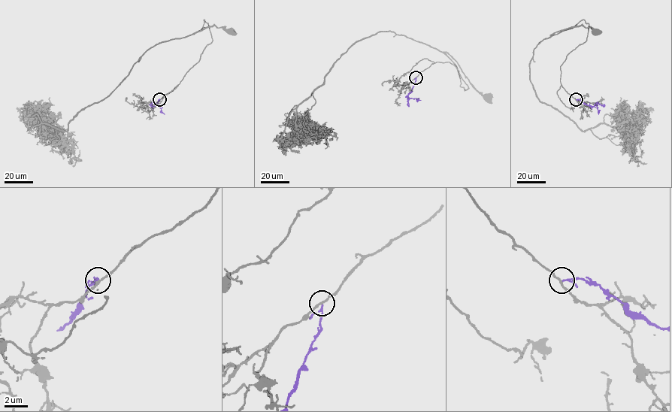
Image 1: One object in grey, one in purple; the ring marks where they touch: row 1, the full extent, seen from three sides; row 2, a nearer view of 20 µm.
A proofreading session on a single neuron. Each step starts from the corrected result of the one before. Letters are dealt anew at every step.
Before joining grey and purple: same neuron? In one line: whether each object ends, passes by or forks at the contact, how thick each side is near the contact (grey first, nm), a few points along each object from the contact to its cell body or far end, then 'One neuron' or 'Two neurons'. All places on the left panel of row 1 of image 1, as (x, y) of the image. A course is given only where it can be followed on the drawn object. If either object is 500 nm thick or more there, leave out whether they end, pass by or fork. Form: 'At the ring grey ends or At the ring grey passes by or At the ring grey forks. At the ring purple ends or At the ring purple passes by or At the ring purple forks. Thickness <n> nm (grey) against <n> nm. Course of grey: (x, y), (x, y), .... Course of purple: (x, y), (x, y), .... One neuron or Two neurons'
At the ring grey passes by. At the ring purple passes by. Thickness 160 nm (grey) against 100 nm. Course of grey: (159, 99), (180, 82), (212, 41), (208, 23), (204, 20), (203, 28), (189, 35), (213, 25), (230, 32). Course of purple: (159, 99), (155, 105), (151, 106), (150, 104), (156, 103), (164, 114). One neuron

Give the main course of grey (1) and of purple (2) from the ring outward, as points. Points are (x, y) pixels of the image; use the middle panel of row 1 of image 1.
1: (416, 77), (436, 62), (449, 62), (467, 89), (460, 86), (456, 65), (447, 53), (486, 97)
2: (416, 77), (407, 97), (421, 100)

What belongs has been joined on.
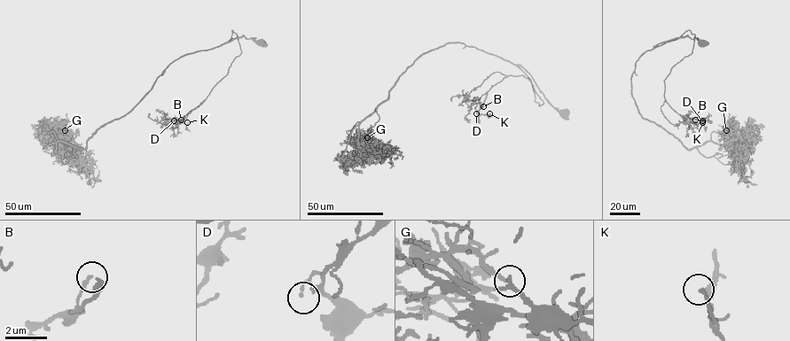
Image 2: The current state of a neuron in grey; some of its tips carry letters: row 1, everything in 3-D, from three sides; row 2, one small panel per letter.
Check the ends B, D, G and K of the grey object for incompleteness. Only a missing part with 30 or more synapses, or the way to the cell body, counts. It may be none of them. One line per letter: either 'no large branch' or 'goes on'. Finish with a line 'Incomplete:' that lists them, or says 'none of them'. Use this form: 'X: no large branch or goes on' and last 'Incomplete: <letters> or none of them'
B: no large branch
D: no large branch
G: goes on
K: no large branch
Incomplete: G

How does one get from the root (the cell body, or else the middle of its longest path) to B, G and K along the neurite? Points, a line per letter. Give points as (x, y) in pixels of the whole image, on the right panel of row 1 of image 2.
B: (701, 43), (684, 36), (653, 47), (687, 30), (695, 35), (692, 52), (664, 80), (664, 97), (695, 120)
G: (701, 43), (680, 36), (646, 50), (636, 62), (631, 94), (644, 118), (687, 150), (726, 130)
K: (701, 43), (684, 36), (653, 47), (687, 30), (695, 35), (692, 52), (664, 80), (664, 97), (702, 122)

